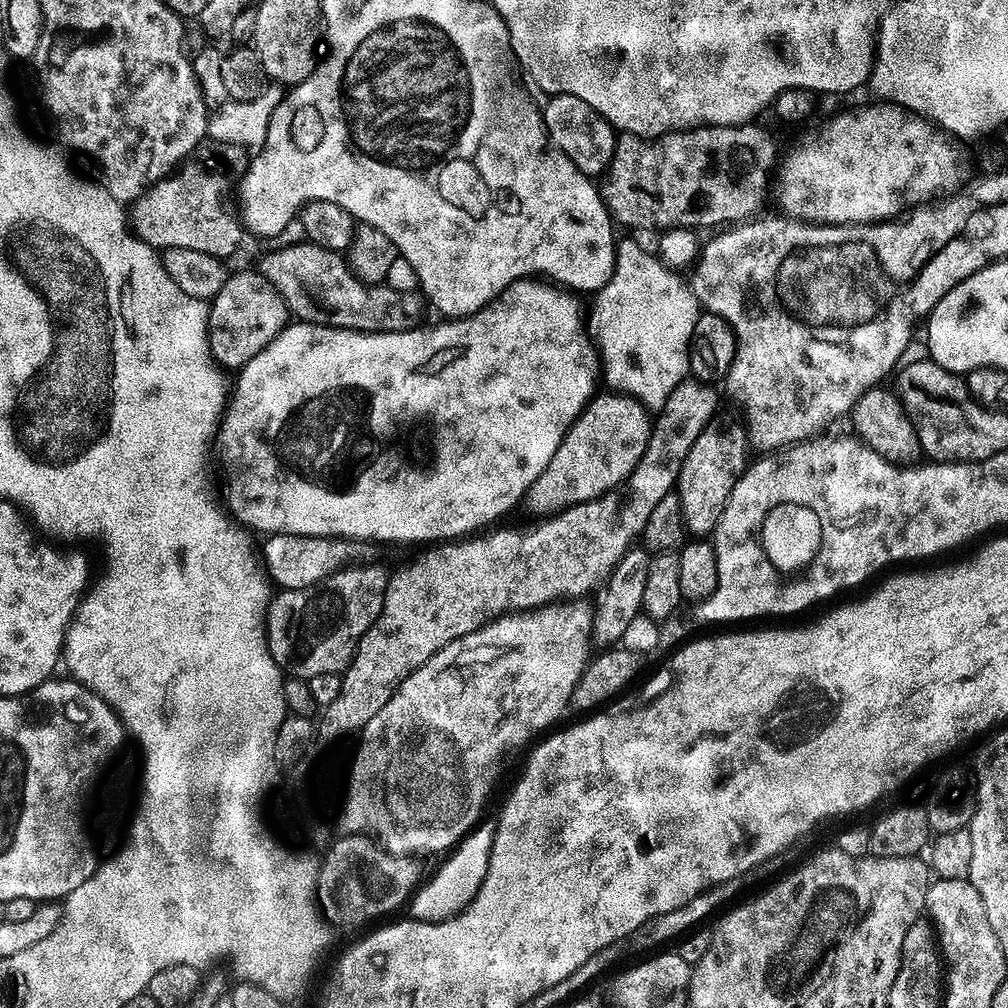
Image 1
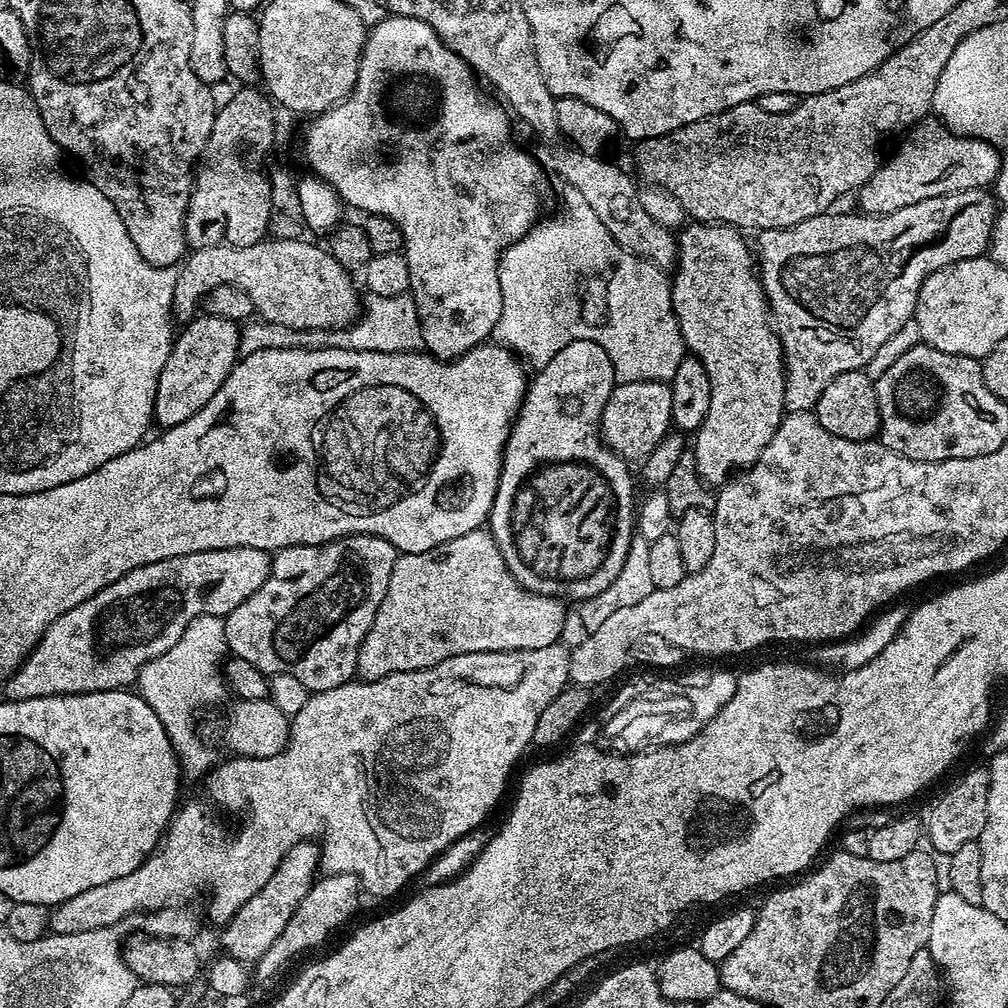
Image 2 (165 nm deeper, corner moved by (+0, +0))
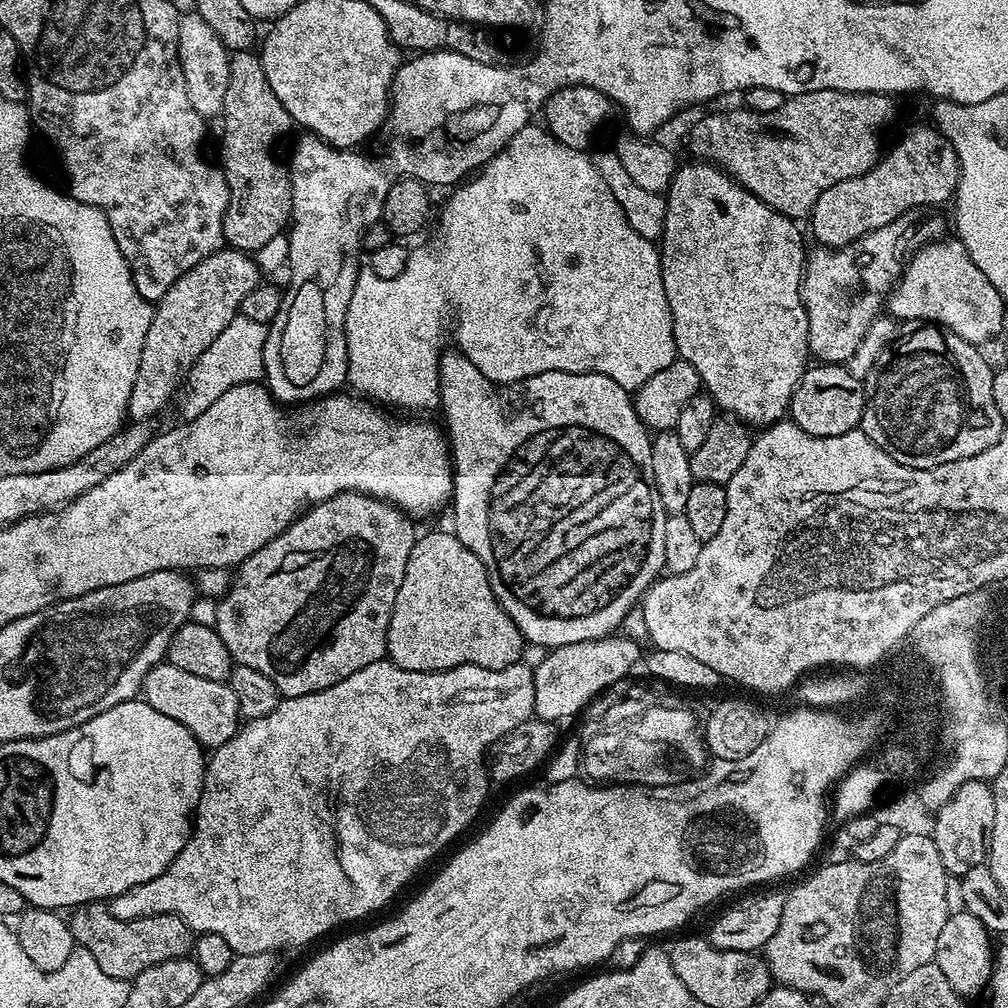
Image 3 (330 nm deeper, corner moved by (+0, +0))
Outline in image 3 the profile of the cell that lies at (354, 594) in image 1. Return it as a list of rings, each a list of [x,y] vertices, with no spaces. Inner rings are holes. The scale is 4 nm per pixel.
[[[343,492],[334,498],[330,498],[321,504],[315,504],[309,508],[303,516],[297,518],[292,525],[289,526],[282,534],[278,534],[278,538],[274,538],[270,542],[266,542],[266,546],[262,546],[262,550],[258,550],[254,554],[250,554],[250,558],[243,560],[235,569],[234,575],[231,577],[227,592],[219,597],[217,608],[217,622],[214,625],[216,632],[220,635],[222,642],[225,643],[226,650],[232,655],[233,661],[242,666],[250,666],[250,670],[258,670],[258,674],[266,674],[266,678],[270,678],[270,682],[274,682],[274,686],[279,690],[281,697],[301,696],[302,694],[314,694],[326,690],[330,686],[334,686],[338,682],[342,682],[342,678],[350,678],[350,674],[354,674],[354,670],[362,670],[362,666],[370,666],[374,662],[385,659],[388,651],[388,643],[386,642],[386,634],[390,626],[390,614],[394,610],[394,598],[398,598],[398,586],[402,586],[402,574],[406,574],[406,562],[410,562],[410,550],[414,550],[418,539],[418,531],[412,524],[408,513],[403,512],[401,508],[395,508],[393,504],[388,504],[385,500],[379,500],[373,496],[363,496],[361,492]]]

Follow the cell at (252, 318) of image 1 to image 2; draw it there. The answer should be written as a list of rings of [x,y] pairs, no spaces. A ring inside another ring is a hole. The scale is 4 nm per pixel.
[[[197,315],[187,321],[173,339],[172,352],[162,366],[152,415],[161,429],[173,428],[186,418],[194,418],[222,386],[240,353],[241,325],[221,316]]]

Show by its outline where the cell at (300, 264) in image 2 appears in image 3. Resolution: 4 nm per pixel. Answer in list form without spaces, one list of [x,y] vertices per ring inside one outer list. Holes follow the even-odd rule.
[[[225,246],[219,252],[210,254],[210,258],[200,260],[186,274],[179,276],[162,294],[162,298],[155,305],[150,330],[146,330],[146,342],[142,342],[142,358],[138,362],[138,378],[134,378],[134,390],[130,392],[128,403],[129,421],[151,421],[172,400],[172,395],[181,391],[182,385],[188,377],[192,364],[202,354],[222,330],[232,320],[240,303],[254,290],[256,284],[261,283],[262,272],[257,267],[255,259],[249,253],[238,252],[231,246]]]

